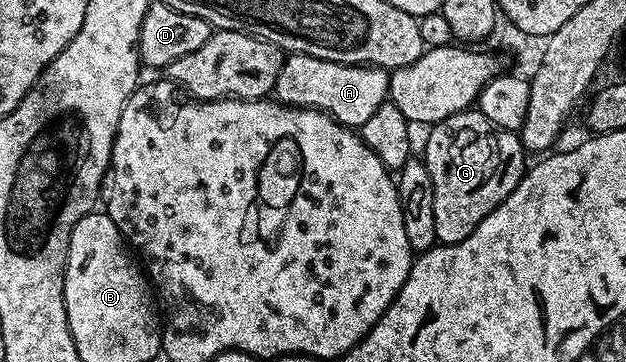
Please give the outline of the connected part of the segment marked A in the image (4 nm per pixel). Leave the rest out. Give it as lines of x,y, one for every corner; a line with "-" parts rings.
289,54
278,73
275,98
289,107
325,111
343,125
358,129
388,99
389,72
359,63
335,63
309,55

